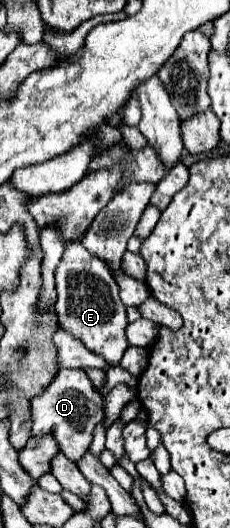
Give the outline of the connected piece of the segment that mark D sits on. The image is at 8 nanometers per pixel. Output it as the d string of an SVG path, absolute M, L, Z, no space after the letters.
M59 369L51 385L31 399L31 437L43 437L43 433L53 431L61 453L71 461L77 461L89 449L93 427L99 419L103 419L101 397L83 369Z

